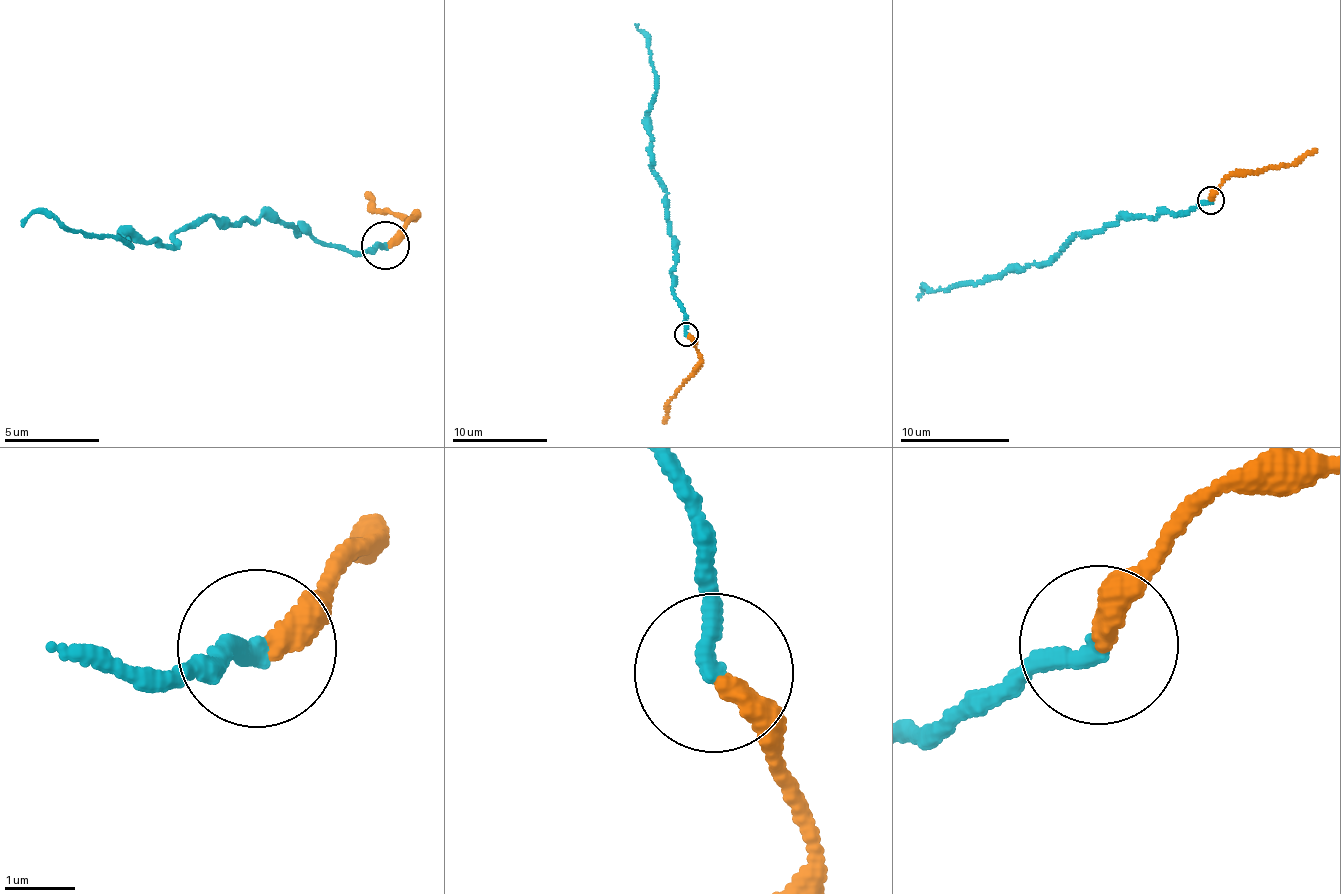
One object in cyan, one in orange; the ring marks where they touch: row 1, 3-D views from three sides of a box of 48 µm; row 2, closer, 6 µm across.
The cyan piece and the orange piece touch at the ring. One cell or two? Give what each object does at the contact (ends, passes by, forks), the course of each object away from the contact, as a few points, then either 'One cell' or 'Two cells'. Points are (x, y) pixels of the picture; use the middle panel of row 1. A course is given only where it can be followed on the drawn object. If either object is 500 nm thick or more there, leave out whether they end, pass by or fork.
At the ring cyan ends. At the ring orange ends. Course of cyan: (686, 333), (682, 304), (672, 288), (676, 243), (651, 159), (648, 112), (657, 76), (649, 42), (635, 24). Course of orange: (689, 334), (699, 360), (670, 399), (664, 423). One cell

